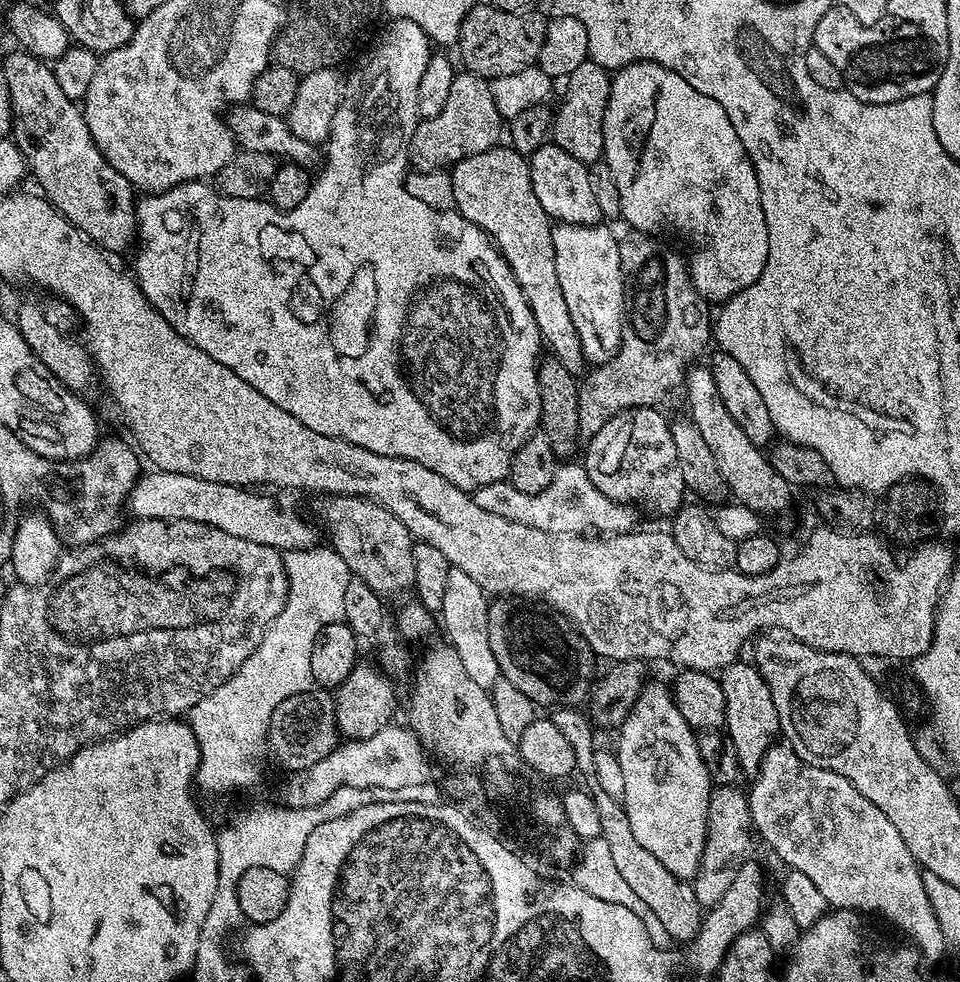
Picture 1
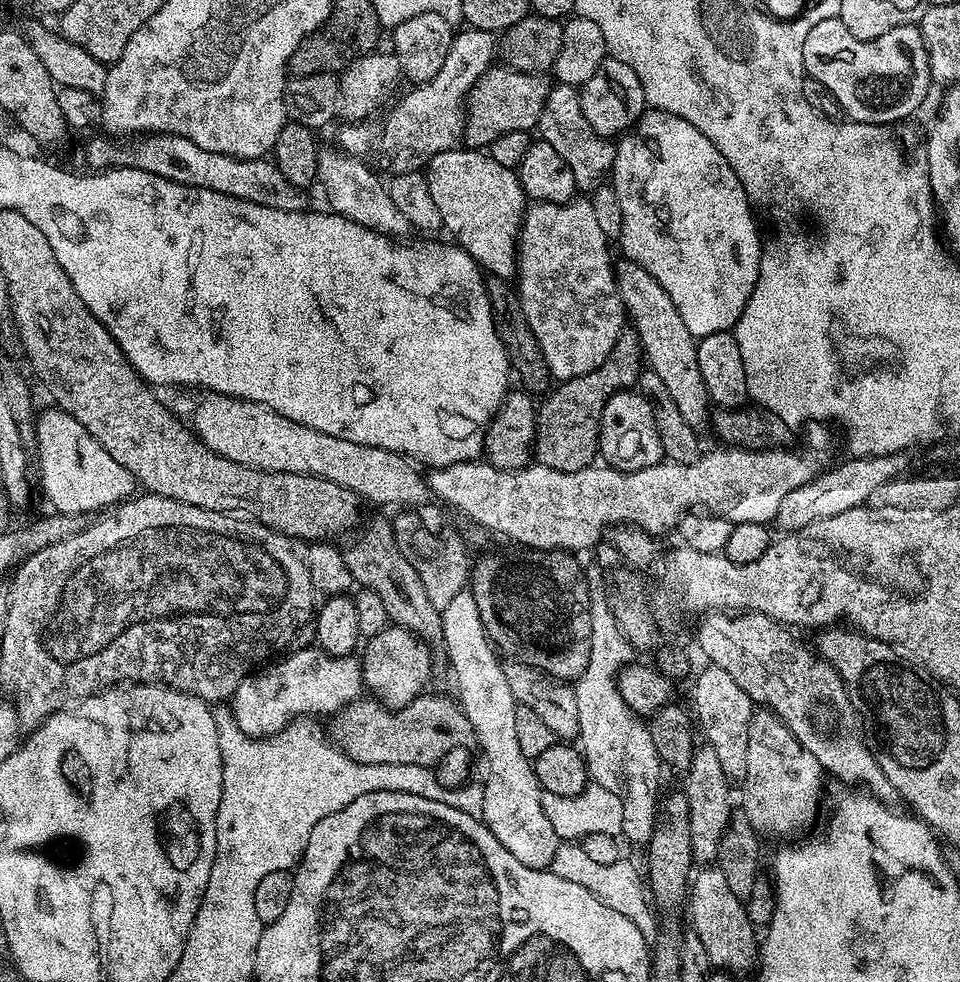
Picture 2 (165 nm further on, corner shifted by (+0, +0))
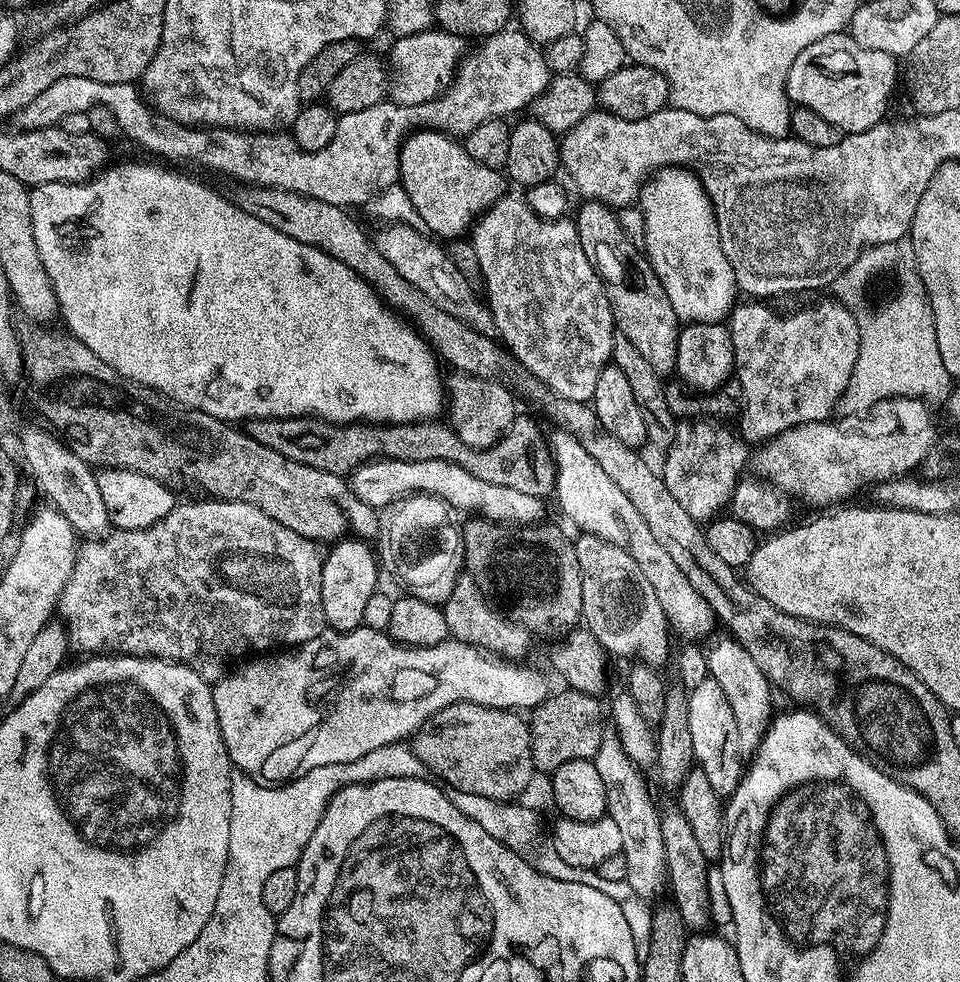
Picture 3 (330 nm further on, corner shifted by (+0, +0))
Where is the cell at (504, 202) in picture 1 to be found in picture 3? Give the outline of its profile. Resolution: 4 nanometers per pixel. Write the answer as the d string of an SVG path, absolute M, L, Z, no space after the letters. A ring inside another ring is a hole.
M417 130L412 135L405 136L404 145L400 148L398 184L399 187L406 190L406 194L410 194L410 202L420 216L420 224L436 238L444 238L440 236L446 236L445 238L463 237L473 227L477 217L485 209L498 202L506 192L505 177L497 169L482 166L482 162L474 162L474 158L470 158L470 154L466 154L463 143L459 139L443 132L431 130Z

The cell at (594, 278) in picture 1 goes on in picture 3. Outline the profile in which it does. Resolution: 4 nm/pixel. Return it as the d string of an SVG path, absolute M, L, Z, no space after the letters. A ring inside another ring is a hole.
M505 194L500 197L498 202L492 204L491 207L485 209L484 212L481 213L481 216L475 221L475 224L473 225L473 228L471 229L471 232L470 232L470 241L478 257L478 264L481 270L482 288L485 288L486 290L486 294L484 293L484 296L485 296L486 303L489 308L489 312L492 315L493 327L495 328L495 331L498 330L501 336L501 337L499 336L499 339L503 342L506 349L511 353L511 355L513 356L513 359L516 360L516 362L521 367L530 370L530 372L534 374L534 376L538 378L539 381L542 381L543 384L548 389L558 394L560 397L567 398L571 401L582 401L584 403L589 403L594 394L595 383L598 382L598 376L601 374L605 366L611 363L611 356L613 352L613 342L616 337L616 331L615 331L615 324L613 322L613 311L610 310L610 302L609 302L609 298L607 298L606 296L605 286L601 282L600 275L598 275L596 268L589 261L589 259L586 256L586 252L582 248L582 242L581 242L580 237L578 236L575 221L572 221L571 219L568 219L568 218L561 218L561 219L554 219L554 220L547 220L545 218L541 218L530 209L530 207L525 202L525 199L522 199L521 197L516 198L514 196L511 196L511 194Z

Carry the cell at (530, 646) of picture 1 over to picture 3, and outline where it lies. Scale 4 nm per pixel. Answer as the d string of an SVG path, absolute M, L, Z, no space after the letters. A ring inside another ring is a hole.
M480 518L465 520L468 521L462 524L462 539L467 575L478 582L478 590L482 590L482 594L496 611L504 613L509 620L522 625L527 632L537 637L563 638L581 623L582 579L579 578L578 559L573 541L564 537L562 529L555 528L549 522L513 526Z

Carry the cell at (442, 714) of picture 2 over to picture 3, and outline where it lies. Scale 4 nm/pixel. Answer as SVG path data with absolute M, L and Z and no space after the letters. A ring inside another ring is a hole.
M451 704L431 718L411 737L412 753L422 762L437 781L466 790L466 794L482 794L482 798L512 802L528 788L534 777L531 758L531 730L529 721L519 711L507 708L487 708L481 704Z

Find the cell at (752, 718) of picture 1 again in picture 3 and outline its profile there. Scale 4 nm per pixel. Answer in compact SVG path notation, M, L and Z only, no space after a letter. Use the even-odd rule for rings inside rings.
M711 678L691 688L688 700L695 763L702 770L702 774L706 774L714 793L721 798L727 798L740 785L742 775L742 757L738 742L738 725L734 723L734 710L730 710L730 702L726 699L722 686L718 686L718 682Z

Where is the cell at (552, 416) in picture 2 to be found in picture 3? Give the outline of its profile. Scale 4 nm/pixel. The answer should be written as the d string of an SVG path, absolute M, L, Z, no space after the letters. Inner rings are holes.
M524 414L517 415L515 422L504 431L504 437L492 448L467 448L451 427L439 419L408 423L332 424L310 416L282 416L252 418L247 424L248 435L259 444L265 444L270 450L276 450L294 462L309 464L327 472L348 474L359 464L377 458L414 462L445 460L462 466L474 474L474 478L482 478L482 482L510 486L510 490L518 490L521 494L548 498L554 492L556 466L552 462L545 433L540 433L539 426Z

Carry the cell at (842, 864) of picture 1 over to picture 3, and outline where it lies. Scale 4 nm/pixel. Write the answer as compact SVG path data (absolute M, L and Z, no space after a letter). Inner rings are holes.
M723 639L714 641L710 646L707 645L708 675L716 680L718 686L722 686L722 691L726 693L730 710L734 710L734 723L738 725L740 755L748 758L759 748L760 739L764 737L764 732L774 715L774 709L772 709L774 688L769 684L766 674L762 674L758 662L754 662L754 658L746 654L746 650L737 640Z

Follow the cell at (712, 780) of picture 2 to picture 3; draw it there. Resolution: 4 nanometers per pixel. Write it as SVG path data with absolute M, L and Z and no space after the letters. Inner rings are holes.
M588 533L577 537L573 544L582 579L583 625L594 634L605 653L613 657L637 655L641 663L663 667L670 654L671 633L653 583L625 548Z

